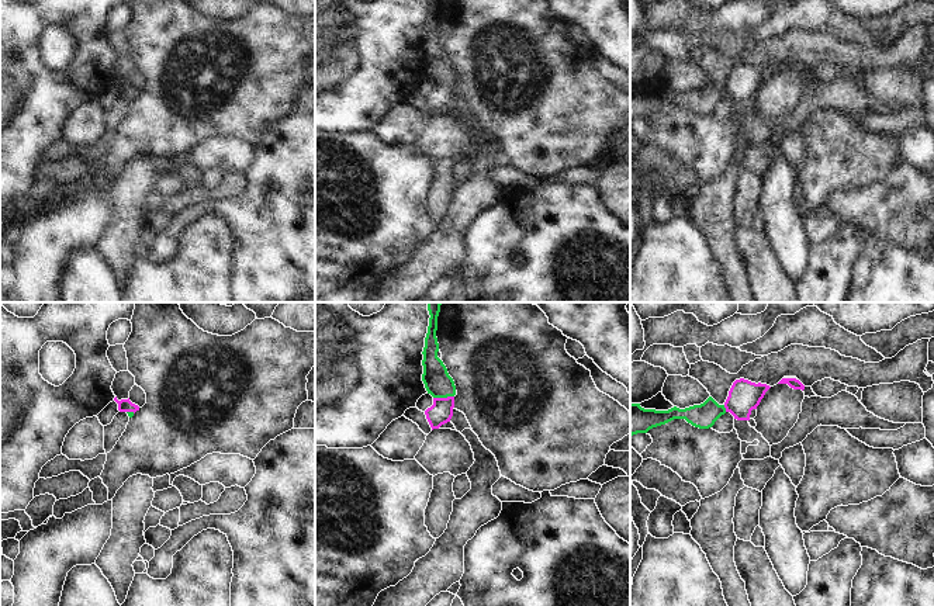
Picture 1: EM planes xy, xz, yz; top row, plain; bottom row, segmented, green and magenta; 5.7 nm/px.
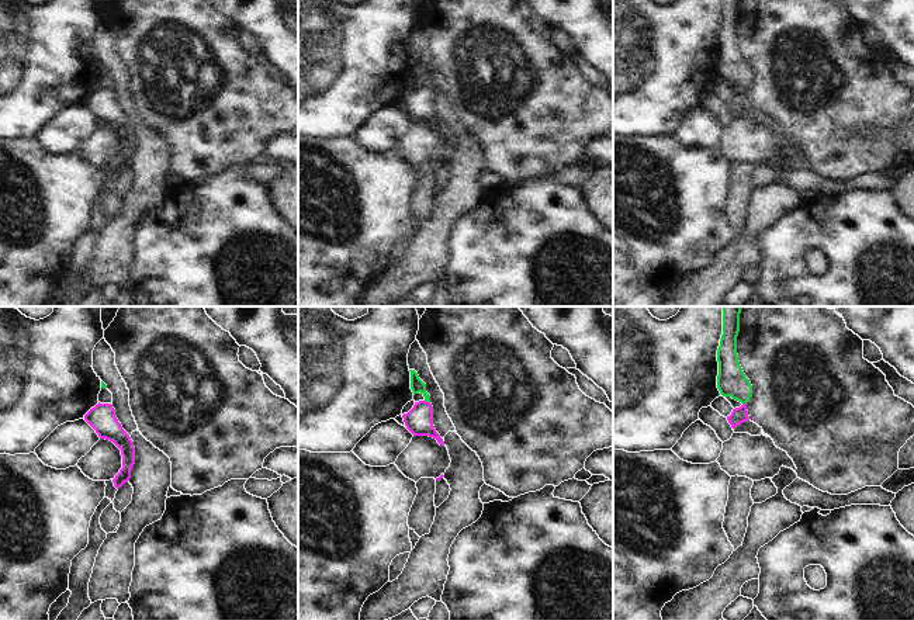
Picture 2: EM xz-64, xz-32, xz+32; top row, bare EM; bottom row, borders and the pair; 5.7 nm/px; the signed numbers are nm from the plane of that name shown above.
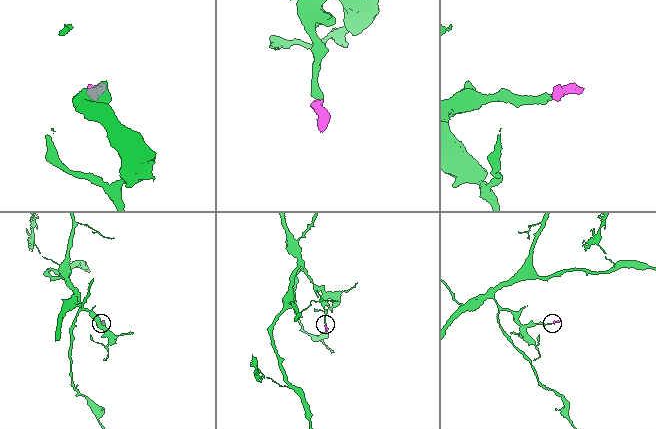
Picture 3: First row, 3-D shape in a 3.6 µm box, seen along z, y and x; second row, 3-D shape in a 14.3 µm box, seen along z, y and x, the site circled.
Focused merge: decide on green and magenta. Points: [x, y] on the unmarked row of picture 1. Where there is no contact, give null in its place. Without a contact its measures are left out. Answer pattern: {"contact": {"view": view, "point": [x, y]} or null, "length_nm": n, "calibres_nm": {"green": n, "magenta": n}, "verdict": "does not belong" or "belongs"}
{"contact": {"view": "xz", "point": [443, 82]}, "length_nm": 120, "calibres_nm": {"green": 160, "magenta": 140}, "verdict": "belongs"}

